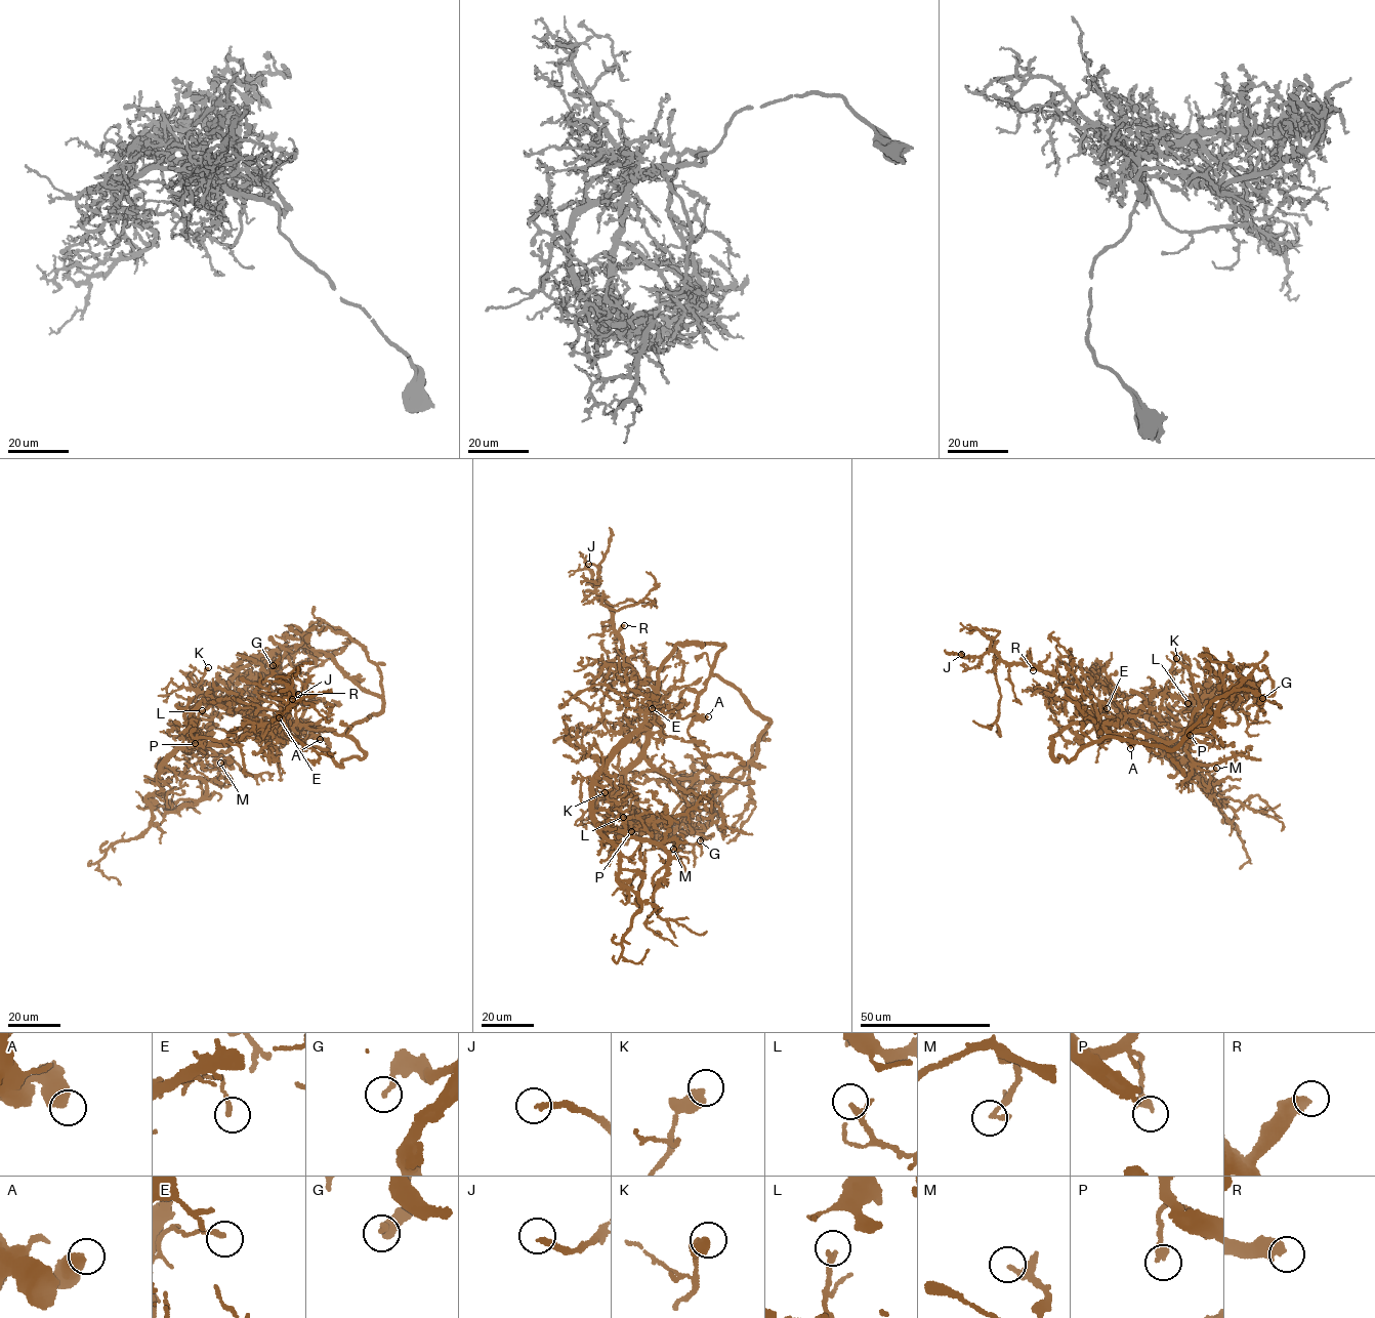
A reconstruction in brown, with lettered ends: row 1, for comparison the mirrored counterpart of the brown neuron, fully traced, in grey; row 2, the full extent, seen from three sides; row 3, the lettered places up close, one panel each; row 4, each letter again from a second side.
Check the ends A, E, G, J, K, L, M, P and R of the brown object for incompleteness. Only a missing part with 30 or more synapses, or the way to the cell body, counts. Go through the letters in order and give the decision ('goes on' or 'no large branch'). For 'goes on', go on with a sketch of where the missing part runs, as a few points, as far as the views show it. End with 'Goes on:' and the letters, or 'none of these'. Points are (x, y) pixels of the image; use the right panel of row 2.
A: no large branch
E: no large branch
G: no large branch
J: goes on
K: no large branch
L: no large branch
M: no large branch
P: no large branch
R: goes on | (1033, 670), (1024, 685), (1007, 690), (1006, 688)
Goes on: J, R

